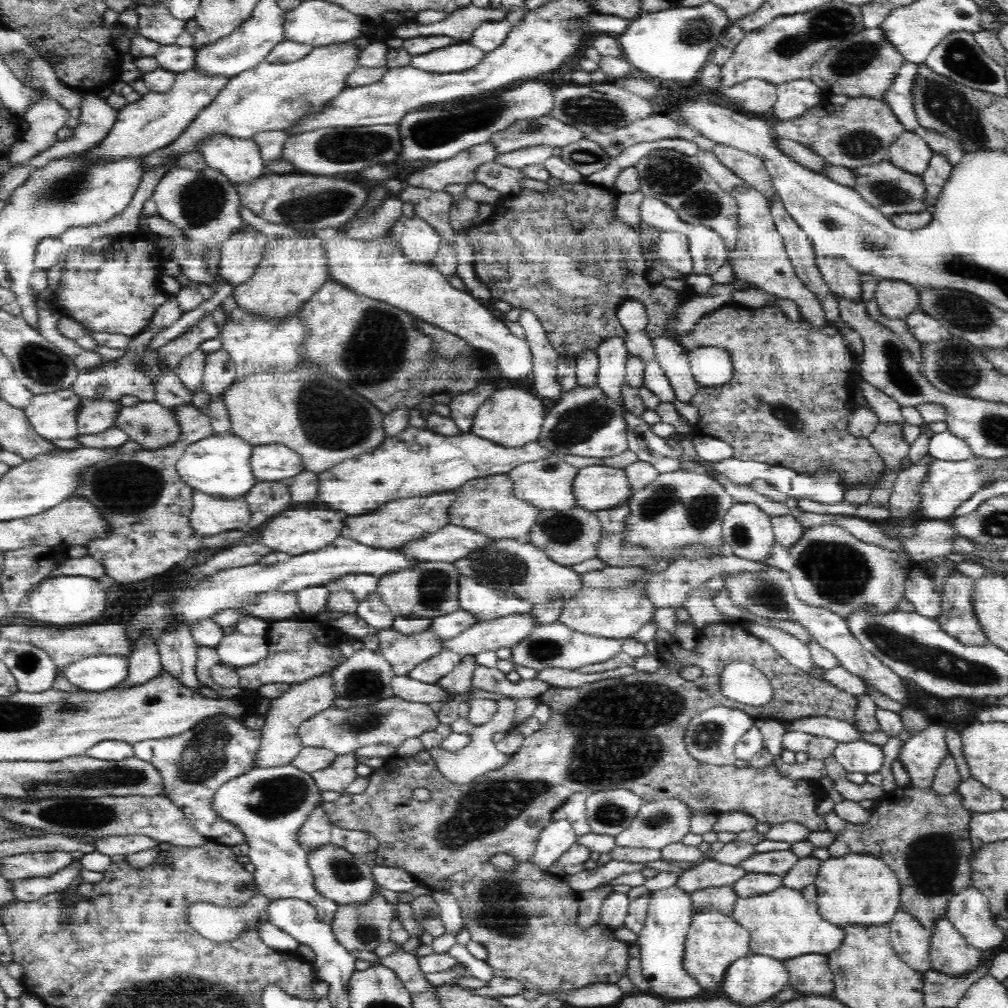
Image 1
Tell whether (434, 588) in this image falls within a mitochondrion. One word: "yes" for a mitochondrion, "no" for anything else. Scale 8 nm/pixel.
yes

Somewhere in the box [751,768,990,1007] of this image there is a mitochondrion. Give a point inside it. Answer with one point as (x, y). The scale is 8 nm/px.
(930, 864)

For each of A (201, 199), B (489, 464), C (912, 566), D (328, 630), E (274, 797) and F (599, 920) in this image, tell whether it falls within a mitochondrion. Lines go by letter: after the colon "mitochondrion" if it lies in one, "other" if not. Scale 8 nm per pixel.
A: mitochondrion
B: other
C: other
D: other
E: mitochondrion
F: other

